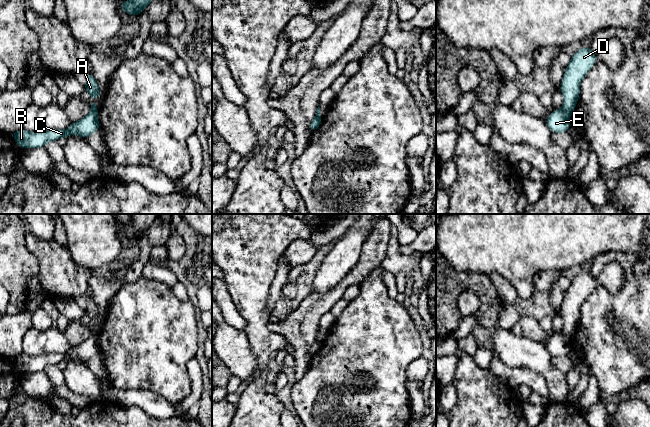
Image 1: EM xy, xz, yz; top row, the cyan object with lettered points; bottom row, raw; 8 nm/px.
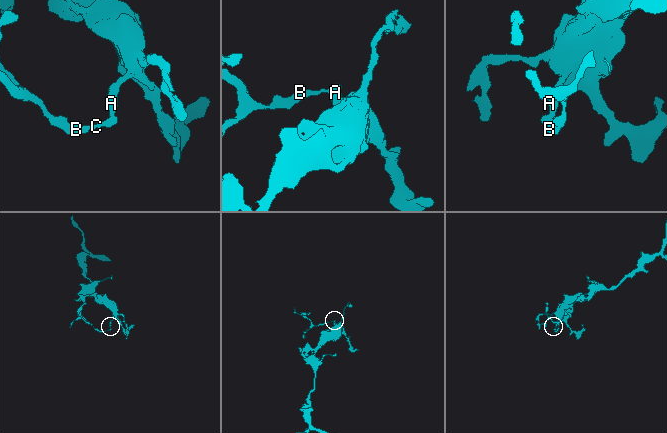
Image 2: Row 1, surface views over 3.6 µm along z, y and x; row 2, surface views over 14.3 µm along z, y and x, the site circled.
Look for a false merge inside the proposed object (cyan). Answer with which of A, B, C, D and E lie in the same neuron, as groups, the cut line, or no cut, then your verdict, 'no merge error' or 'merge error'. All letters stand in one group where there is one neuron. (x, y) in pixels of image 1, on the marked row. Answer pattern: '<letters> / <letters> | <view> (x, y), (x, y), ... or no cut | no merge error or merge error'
A D / B C E | yz (562, 108), (569, 115) | merge error

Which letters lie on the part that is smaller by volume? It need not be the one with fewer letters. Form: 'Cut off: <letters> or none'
Cut off: B, C, E

